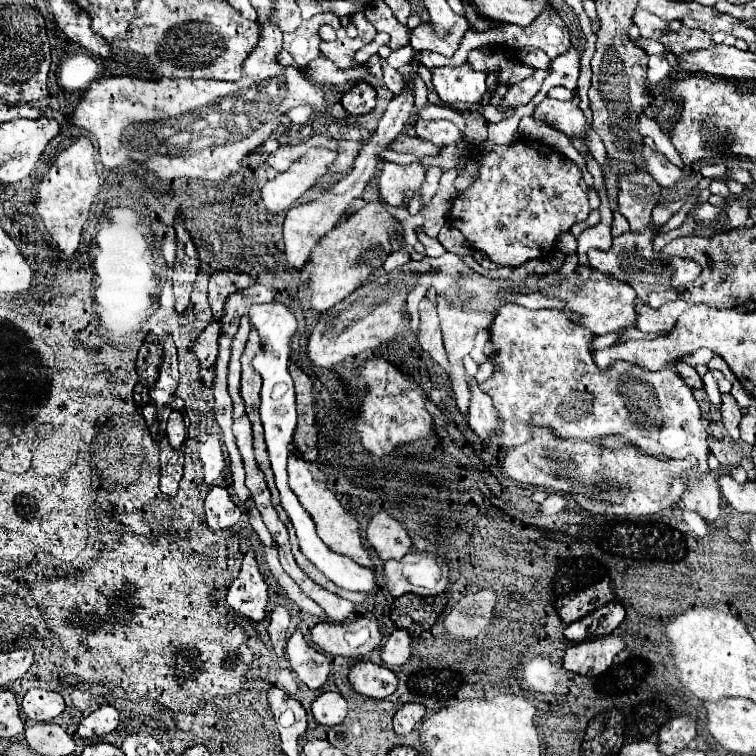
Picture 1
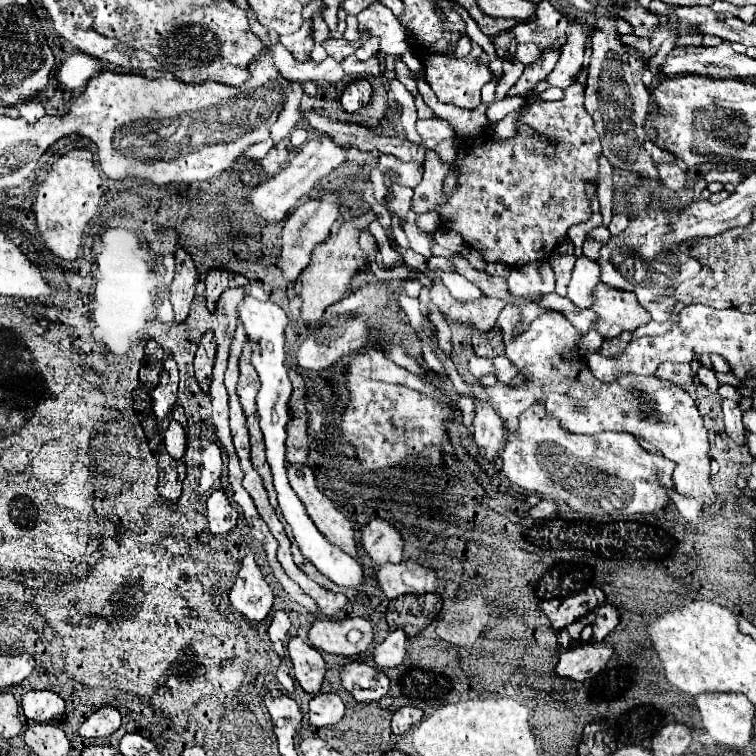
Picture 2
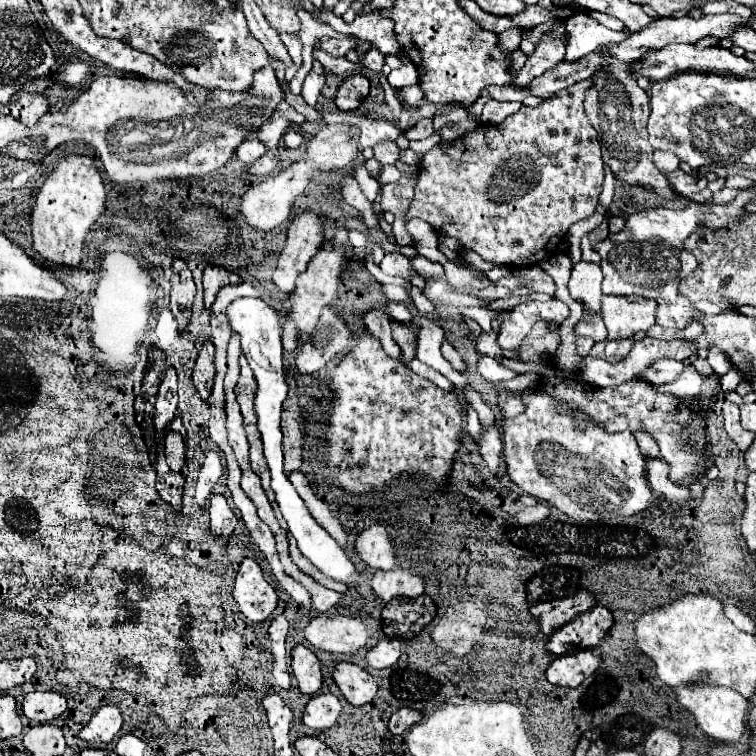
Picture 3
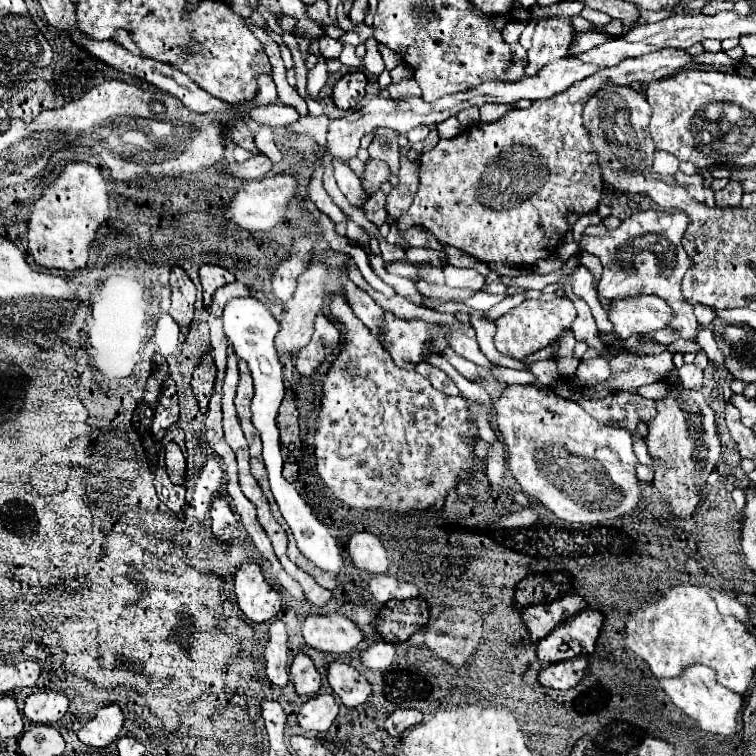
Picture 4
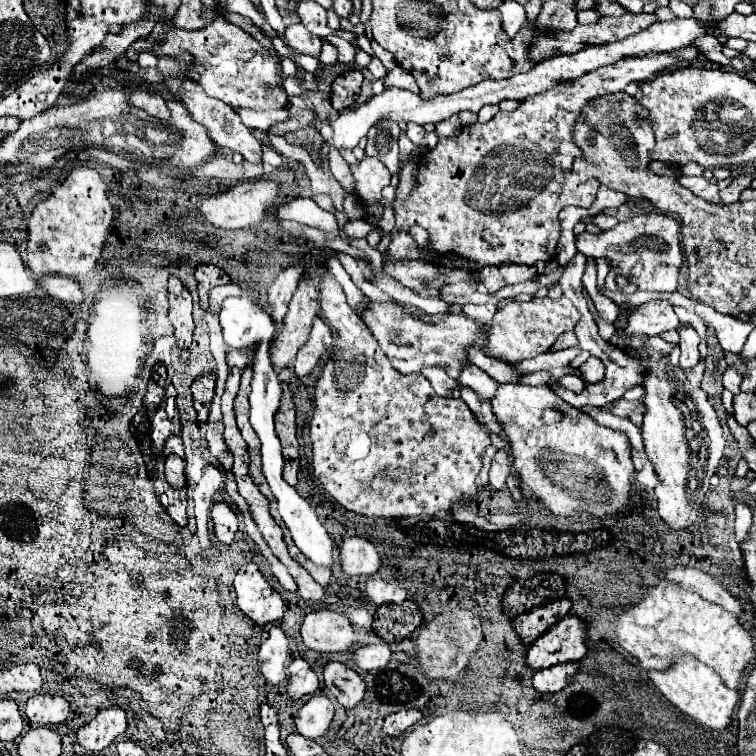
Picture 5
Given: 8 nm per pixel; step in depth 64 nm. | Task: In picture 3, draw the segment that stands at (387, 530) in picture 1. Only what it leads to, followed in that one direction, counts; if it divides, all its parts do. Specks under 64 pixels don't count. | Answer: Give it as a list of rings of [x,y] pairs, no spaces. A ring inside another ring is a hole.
[[[374,524],[358,534],[354,548],[360,560],[374,570],[392,570],[396,564],[394,544],[380,524]]]

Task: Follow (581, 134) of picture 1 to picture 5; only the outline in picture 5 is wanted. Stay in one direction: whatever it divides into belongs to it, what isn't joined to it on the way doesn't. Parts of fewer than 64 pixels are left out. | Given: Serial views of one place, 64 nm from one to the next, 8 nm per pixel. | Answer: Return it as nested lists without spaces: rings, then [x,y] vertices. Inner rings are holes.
[[[656,54],[644,58],[622,58],[610,66],[596,68],[576,80],[568,80],[558,84],[556,88],[528,96],[522,104],[512,112],[496,112],[494,118],[486,124],[474,122],[464,126],[460,134],[450,138],[440,138],[436,148],[426,152],[420,160],[416,184],[406,200],[394,198],[392,210],[396,216],[396,226],[392,230],[392,240],[386,250],[388,260],[422,260],[434,264],[438,268],[438,276],[434,280],[426,280],[430,288],[440,290],[446,286],[446,276],[452,270],[480,272],[484,266],[500,266],[500,264],[536,264],[548,262],[554,258],[556,242],[560,238],[560,222],[558,214],[564,206],[582,206],[590,208],[596,200],[596,192],[600,188],[598,180],[580,182],[580,178],[572,172],[572,162],[580,152],[576,152],[576,144],[572,144],[572,124],[586,102],[592,98],[622,92],[630,82],[644,82],[658,72],[666,72],[670,68],[678,68],[678,60],[670,54]],[[412,226],[422,226],[428,232],[430,244],[426,250],[430,254],[422,254],[422,248],[410,236]],[[450,256],[464,258],[466,264],[452,260]]]

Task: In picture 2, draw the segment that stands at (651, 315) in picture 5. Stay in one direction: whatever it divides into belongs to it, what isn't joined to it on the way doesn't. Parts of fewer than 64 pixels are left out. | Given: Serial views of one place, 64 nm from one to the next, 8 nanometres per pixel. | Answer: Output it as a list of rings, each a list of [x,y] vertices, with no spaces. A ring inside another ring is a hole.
[[[600,282],[594,290],[594,300],[592,310],[598,312],[598,320],[592,322],[590,328],[608,340],[620,336],[622,332],[634,332],[652,320],[650,312],[632,292],[616,292],[604,288]]]

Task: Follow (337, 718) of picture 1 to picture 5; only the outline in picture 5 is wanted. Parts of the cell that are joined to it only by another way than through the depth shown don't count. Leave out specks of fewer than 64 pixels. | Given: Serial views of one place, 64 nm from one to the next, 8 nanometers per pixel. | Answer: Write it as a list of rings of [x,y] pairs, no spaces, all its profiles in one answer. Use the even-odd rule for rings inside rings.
[[[314,694],[296,714],[294,720],[296,732],[308,740],[316,740],[328,730],[332,716],[334,716],[334,706],[328,700],[328,696]]]

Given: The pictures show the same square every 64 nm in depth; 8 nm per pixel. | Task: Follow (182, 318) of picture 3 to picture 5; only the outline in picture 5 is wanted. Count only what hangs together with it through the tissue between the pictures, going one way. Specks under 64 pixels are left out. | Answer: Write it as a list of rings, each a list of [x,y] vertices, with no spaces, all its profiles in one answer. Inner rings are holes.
[[[170,276],[168,302],[170,302],[168,316],[174,326],[174,336],[178,340],[178,346],[180,350],[188,350],[192,344],[192,332],[194,332],[192,296],[176,276]]]

